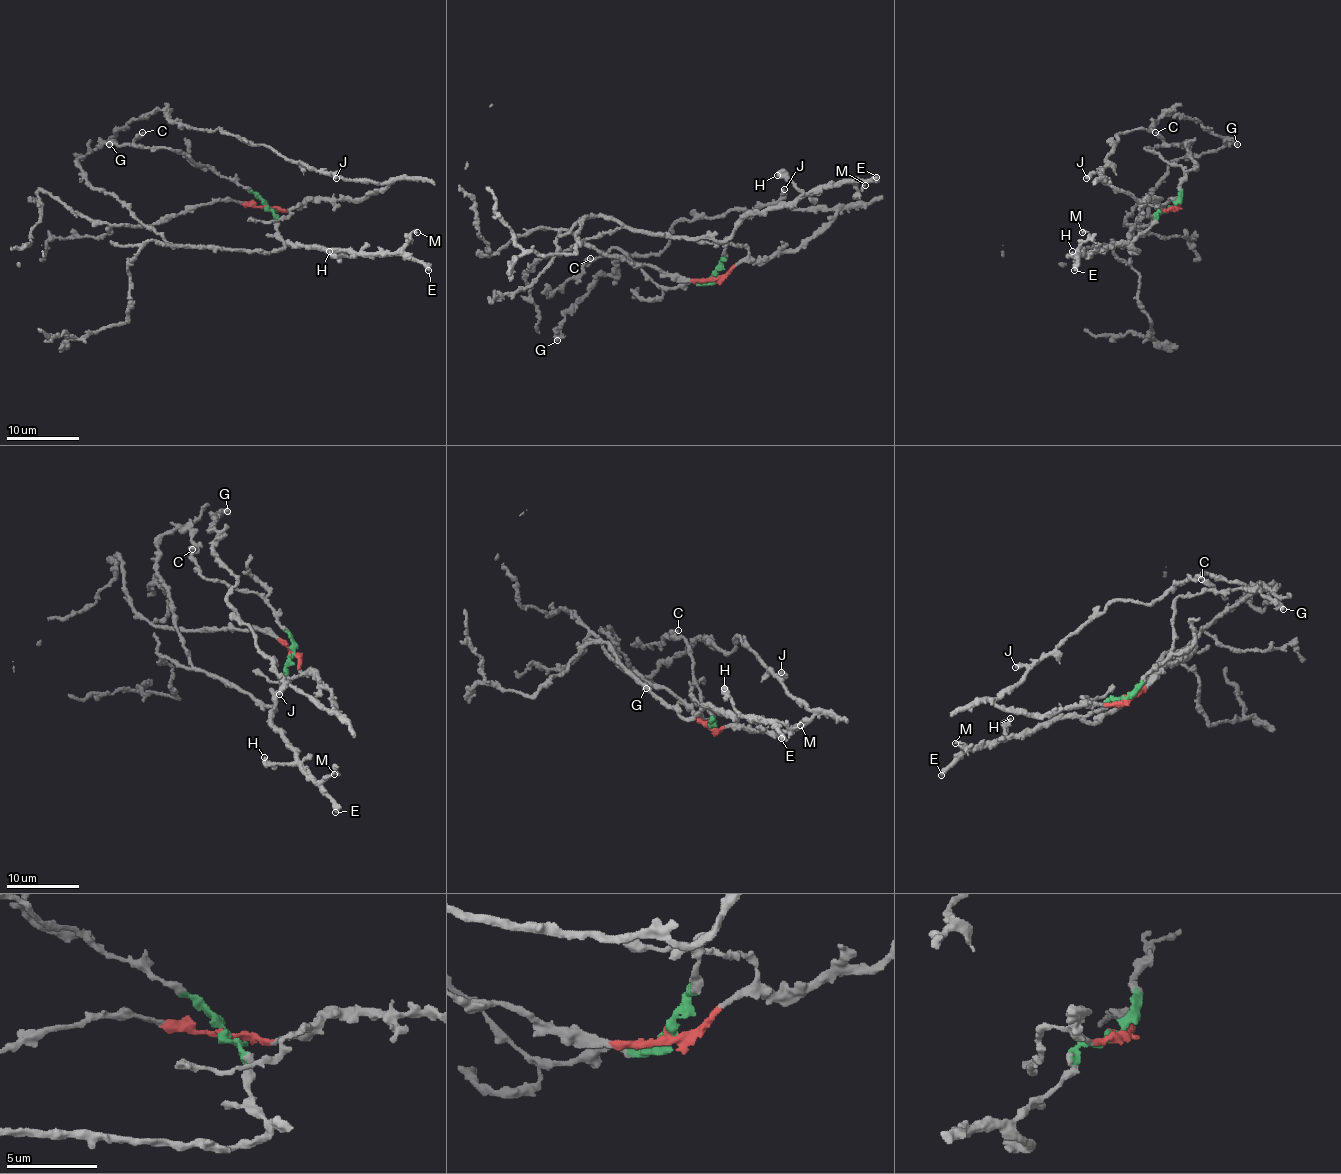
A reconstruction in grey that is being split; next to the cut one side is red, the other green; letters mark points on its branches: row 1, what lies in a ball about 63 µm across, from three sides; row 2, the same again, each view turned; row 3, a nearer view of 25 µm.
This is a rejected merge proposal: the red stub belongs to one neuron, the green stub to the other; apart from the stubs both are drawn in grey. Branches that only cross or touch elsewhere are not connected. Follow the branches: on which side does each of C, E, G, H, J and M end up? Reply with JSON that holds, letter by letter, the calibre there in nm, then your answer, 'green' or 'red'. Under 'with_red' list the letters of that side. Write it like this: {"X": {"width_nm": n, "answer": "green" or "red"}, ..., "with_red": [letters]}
{"C": {"width_nm": 300, "answer": "green"}, "E": {"width_nm": 500, "answer": "green"}, "G": {"width_nm": 440, "answer": "red"}, "H": {"width_nm": 440, "answer": "green"}, "J": {"width_nm": 420, "answer": "red"}, "M": {"width_nm": 260, "answer": "green"}, "with_red": ["G", "J"]}

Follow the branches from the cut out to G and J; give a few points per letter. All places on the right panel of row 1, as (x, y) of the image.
G: (1173, 207), (1135, 200), (1102, 177), (1119, 135), (1148, 130), (1171, 110), (1238, 144)
J: (1173, 207), (1160, 209), (1155, 200), (1135, 200), (1097, 173), (1086, 179)

